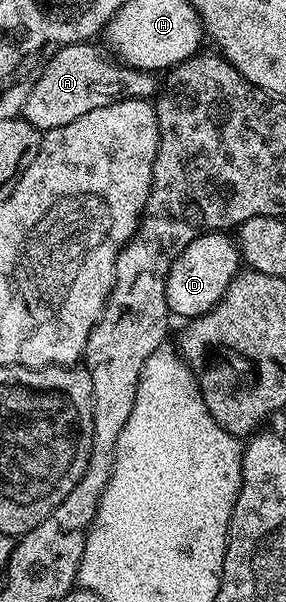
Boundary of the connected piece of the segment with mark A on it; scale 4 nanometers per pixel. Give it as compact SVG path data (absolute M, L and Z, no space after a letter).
M84 42L59 48L42 65L21 113L22 119L29 121L40 133L69 126L69 122L81 118L81 114L89 114L89 110L97 110L97 106L109 106L114 100L151 100L156 95L156 77L152 73L130 68L112 58L102 47L94 48L93 45Z

